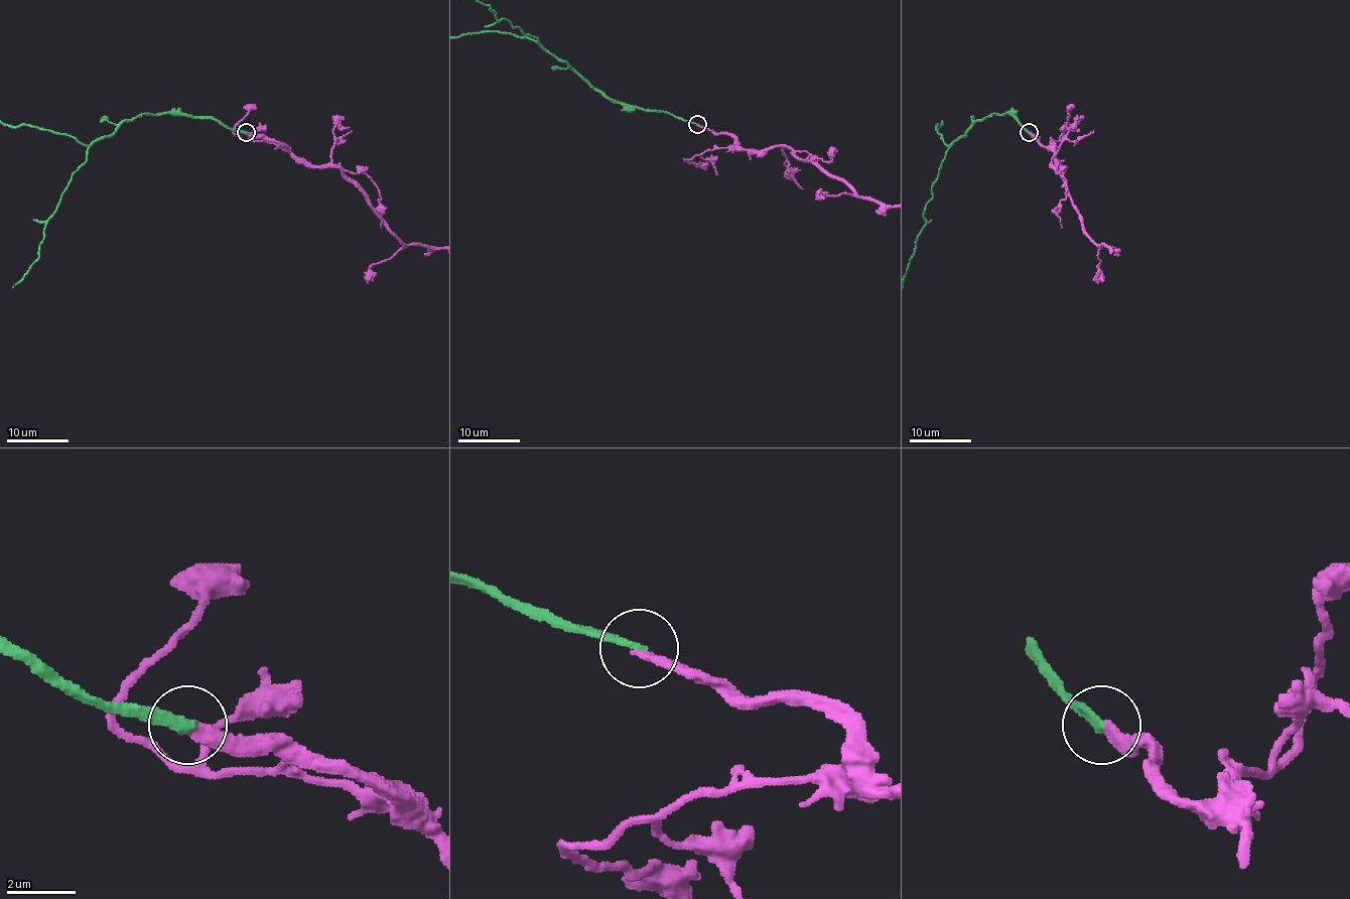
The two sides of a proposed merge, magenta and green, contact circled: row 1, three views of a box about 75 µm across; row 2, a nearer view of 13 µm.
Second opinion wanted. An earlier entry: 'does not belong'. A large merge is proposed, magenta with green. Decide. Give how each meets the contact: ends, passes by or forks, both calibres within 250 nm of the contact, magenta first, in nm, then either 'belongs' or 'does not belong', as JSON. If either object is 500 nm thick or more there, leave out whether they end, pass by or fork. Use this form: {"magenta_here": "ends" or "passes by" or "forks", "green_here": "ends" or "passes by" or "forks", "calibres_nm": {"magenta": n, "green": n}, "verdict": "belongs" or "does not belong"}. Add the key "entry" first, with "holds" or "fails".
{"entry": "holds", "magenta_here": "ends", "green_here": "ends", "calibres_nm": {"magenta": 320, "green": 280}, "verdict": "does not belong"}

